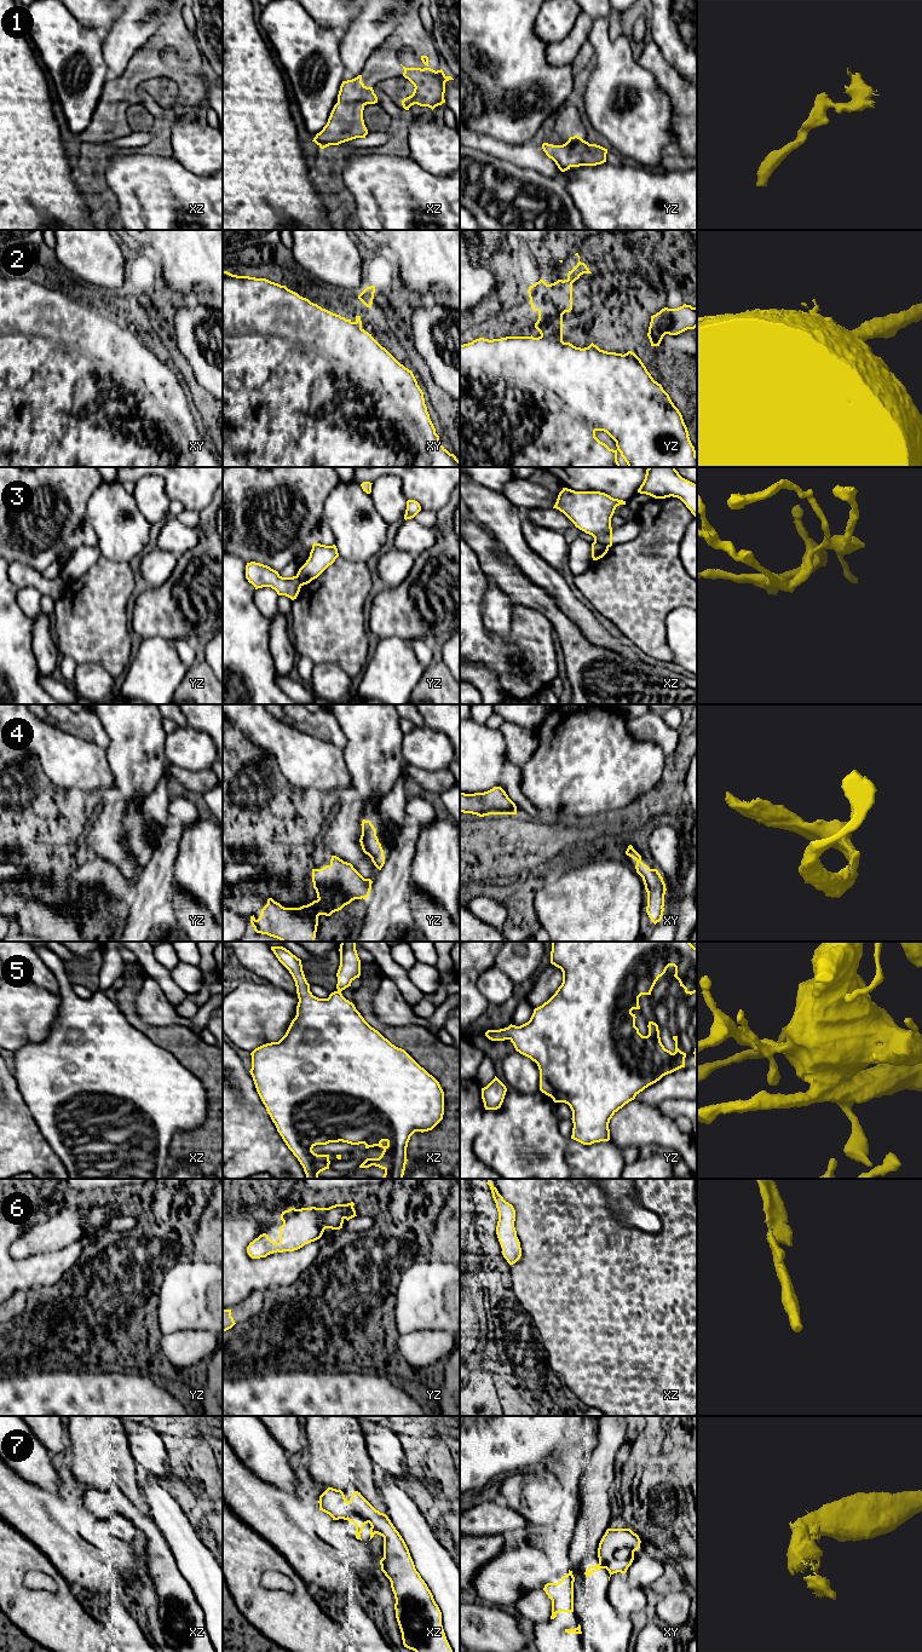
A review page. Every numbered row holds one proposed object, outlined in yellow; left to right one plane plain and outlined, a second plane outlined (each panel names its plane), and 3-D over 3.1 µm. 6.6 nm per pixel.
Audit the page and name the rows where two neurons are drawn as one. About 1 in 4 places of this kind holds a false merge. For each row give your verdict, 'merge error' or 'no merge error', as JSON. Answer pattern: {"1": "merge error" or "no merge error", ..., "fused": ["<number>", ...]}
{"1": "no merge error", "2": "no merge error", "3": "merge error", "4": "no merge error", "5": "no merge error", "6": "no merge error", "7": "no merge error", "fused": ["3"]}

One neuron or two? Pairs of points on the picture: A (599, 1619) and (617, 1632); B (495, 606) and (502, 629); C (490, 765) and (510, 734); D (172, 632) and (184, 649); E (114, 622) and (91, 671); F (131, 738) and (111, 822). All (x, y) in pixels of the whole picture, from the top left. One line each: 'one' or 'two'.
A: one
B: one
C: two
D: two
E: two
F: one

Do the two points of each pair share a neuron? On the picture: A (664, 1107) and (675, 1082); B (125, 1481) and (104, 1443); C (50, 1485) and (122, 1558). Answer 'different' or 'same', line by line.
A: different
B: same
C: different

